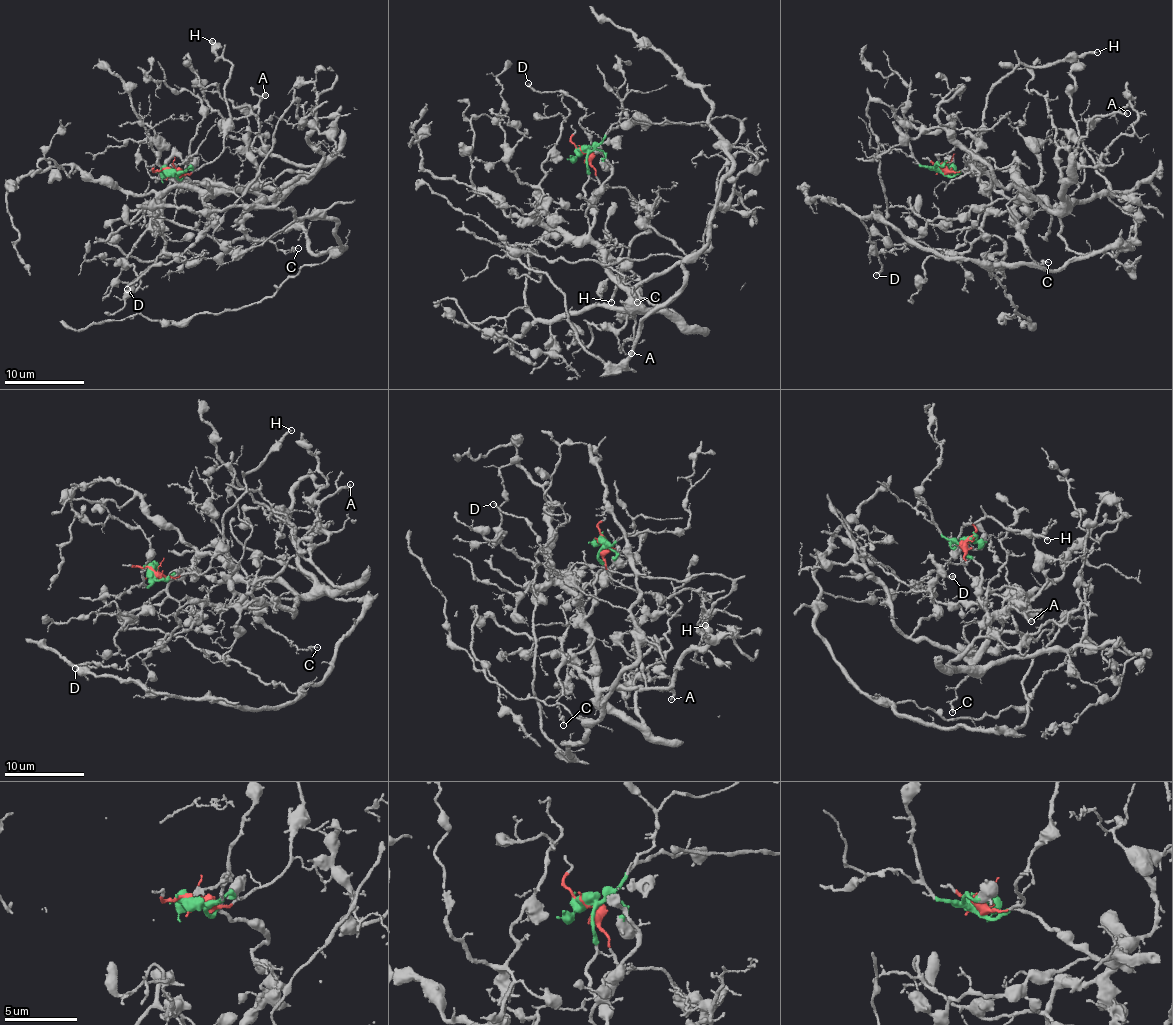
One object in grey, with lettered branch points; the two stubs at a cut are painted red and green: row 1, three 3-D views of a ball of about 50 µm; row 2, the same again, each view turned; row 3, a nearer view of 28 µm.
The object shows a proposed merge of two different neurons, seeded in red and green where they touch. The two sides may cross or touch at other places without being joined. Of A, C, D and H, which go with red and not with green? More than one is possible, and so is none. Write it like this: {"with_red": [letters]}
{"with_red": ["H"]}

